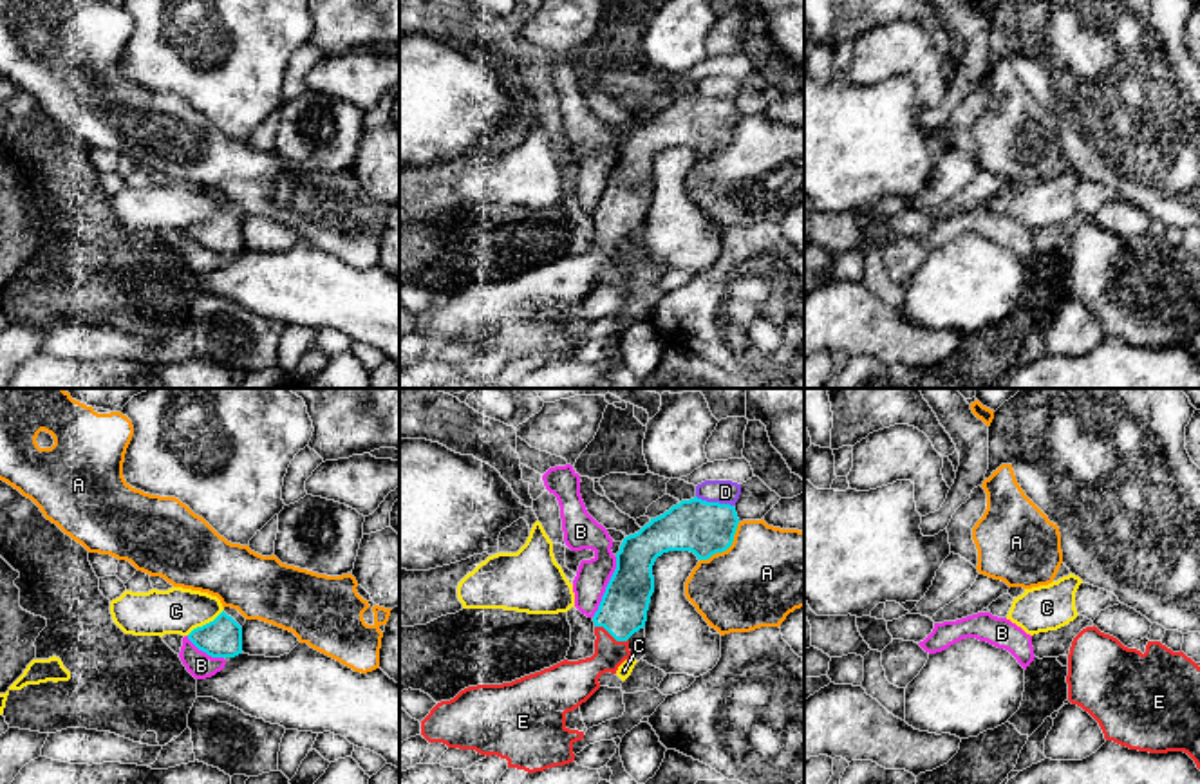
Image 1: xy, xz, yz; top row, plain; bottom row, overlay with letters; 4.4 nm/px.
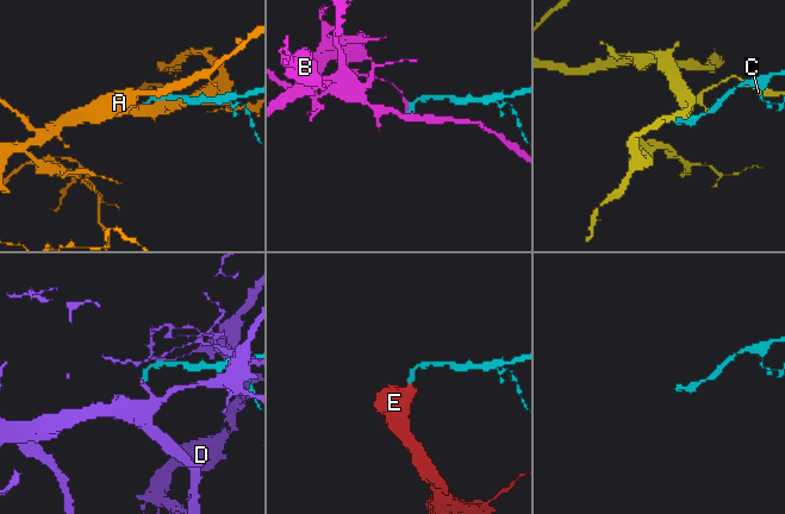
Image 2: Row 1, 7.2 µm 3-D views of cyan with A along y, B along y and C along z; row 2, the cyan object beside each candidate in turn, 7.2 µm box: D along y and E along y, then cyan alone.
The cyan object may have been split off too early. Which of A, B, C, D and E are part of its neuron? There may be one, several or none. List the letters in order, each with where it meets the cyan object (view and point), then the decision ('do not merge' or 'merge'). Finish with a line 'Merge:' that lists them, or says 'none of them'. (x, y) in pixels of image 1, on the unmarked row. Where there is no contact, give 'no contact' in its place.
A: contact xz (725, 145); do not merge
B: contact xz (606, 183); do not merge
C: contact xy (206, 219); do not merge
D: contact xz (714, 98); do not merge
E: contact xz (611, 230); merge
Merge: E

